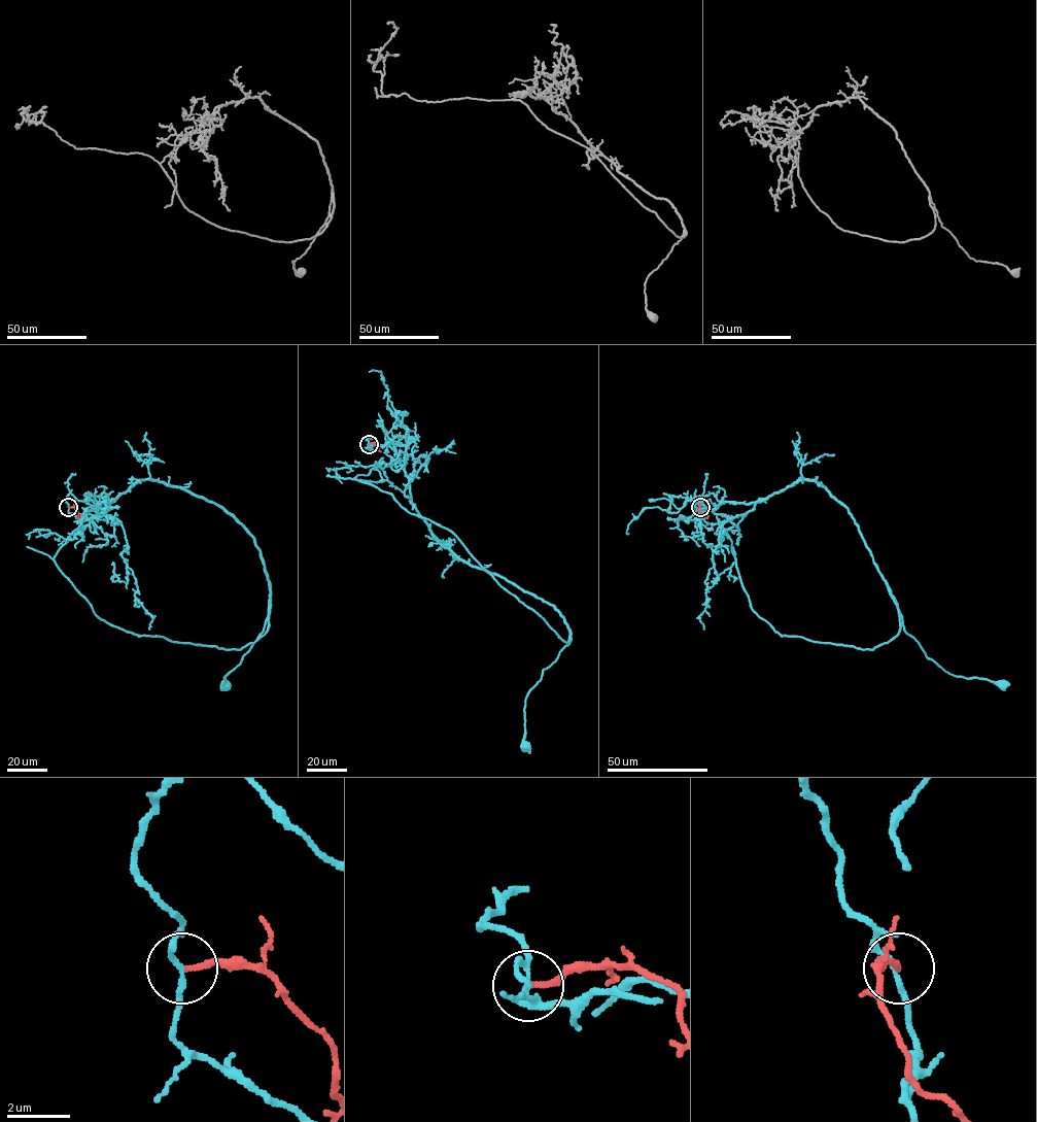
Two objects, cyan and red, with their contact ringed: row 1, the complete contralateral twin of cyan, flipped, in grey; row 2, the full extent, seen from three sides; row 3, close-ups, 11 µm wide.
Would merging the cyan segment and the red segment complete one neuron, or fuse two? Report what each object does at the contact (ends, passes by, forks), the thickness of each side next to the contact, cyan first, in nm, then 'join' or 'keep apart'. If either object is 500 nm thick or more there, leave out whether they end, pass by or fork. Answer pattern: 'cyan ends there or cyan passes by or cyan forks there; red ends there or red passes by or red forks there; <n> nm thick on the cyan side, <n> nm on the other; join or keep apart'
cyan passes by; red ends there; 150 nm thick on the cyan side, 180 nm on the other; keep apart

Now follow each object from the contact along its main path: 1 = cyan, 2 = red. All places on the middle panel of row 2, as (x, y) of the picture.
1: (369, 443), (386, 442), (395, 452), (411, 503), (445, 547), (564, 618), (567, 645), (525, 699), (524, 746)
2: (369, 444), (377, 443), (381, 451)

